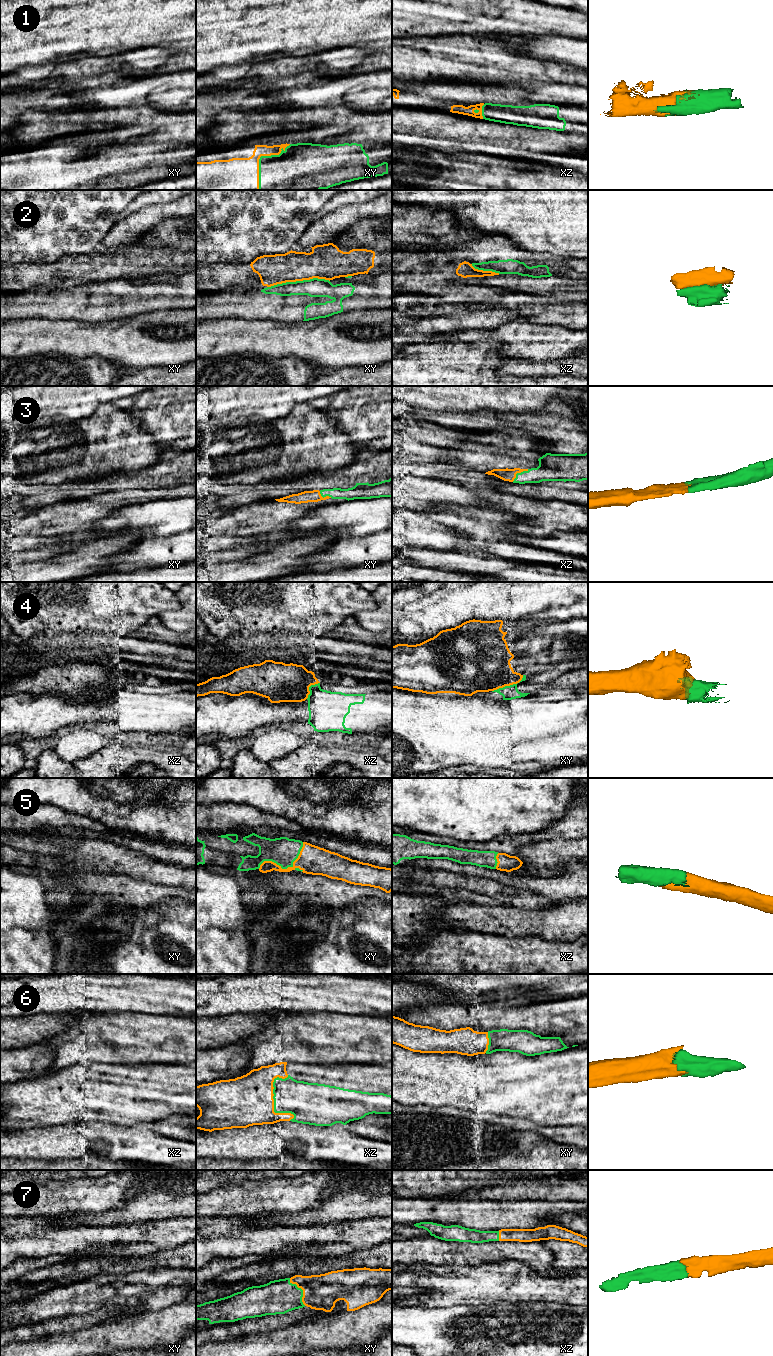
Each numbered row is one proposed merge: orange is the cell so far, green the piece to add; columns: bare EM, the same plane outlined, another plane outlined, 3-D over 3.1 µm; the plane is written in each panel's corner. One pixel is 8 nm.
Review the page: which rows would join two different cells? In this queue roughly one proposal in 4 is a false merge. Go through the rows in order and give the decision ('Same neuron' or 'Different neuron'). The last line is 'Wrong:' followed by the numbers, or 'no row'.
1: Same neuron
2: Different neuron
3: Same neuron
4: Different neuron
5: Same neuron
6: Same neuron
7: Same neuron
Wrong: 2, 4

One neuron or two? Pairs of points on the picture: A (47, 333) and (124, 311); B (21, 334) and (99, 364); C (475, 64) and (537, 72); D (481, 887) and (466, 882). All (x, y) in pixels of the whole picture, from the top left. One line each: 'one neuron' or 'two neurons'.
A: two neurons
B: two neurons
C: one neuron
D: one neuron

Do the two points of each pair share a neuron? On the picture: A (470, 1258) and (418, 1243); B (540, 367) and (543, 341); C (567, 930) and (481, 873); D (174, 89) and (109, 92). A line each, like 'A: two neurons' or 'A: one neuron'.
A: one neuron
B: two neurons
C: two neurons
D: one neuron

